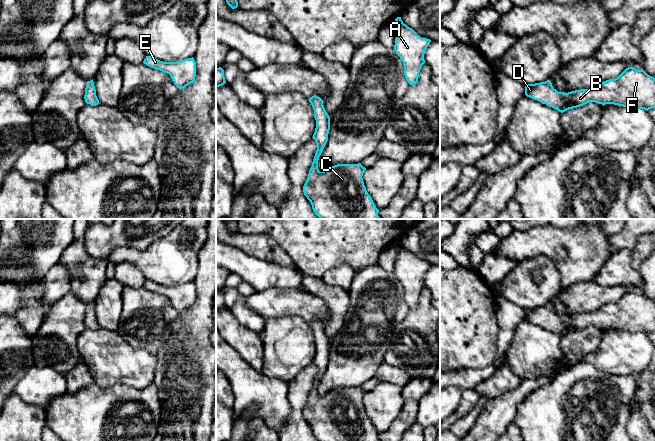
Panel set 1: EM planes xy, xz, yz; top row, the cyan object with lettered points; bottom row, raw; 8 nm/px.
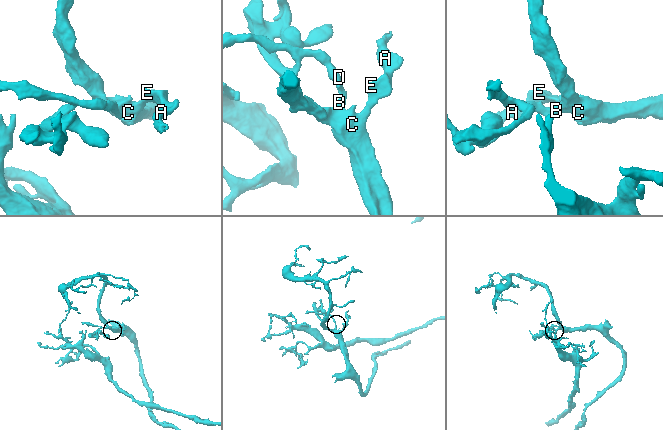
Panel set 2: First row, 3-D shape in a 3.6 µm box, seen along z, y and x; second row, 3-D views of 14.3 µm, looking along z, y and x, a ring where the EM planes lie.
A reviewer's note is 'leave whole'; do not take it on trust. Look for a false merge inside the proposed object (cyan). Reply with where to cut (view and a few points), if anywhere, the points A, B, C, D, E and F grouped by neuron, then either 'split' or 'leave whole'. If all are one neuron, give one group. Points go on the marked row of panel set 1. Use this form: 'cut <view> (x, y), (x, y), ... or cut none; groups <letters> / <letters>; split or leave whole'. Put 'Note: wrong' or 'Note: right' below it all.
cut none; groups A B C D E F; leave whole
Note: right

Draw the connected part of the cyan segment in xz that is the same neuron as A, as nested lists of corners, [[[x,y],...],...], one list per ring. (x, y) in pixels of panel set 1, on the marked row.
[[[401,17],[395,21],[399,24],[395,38],[394,51],[404,65],[404,75],[410,85],[418,82],[419,73],[425,63],[424,53],[431,40],[421,38],[417,33],[403,23]]]

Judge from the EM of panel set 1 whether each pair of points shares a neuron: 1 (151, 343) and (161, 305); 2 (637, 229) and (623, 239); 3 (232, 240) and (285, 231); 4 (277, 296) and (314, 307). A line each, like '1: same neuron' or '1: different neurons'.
1: same neuron
2: same neuron
3: different neurons
4: same neuron

